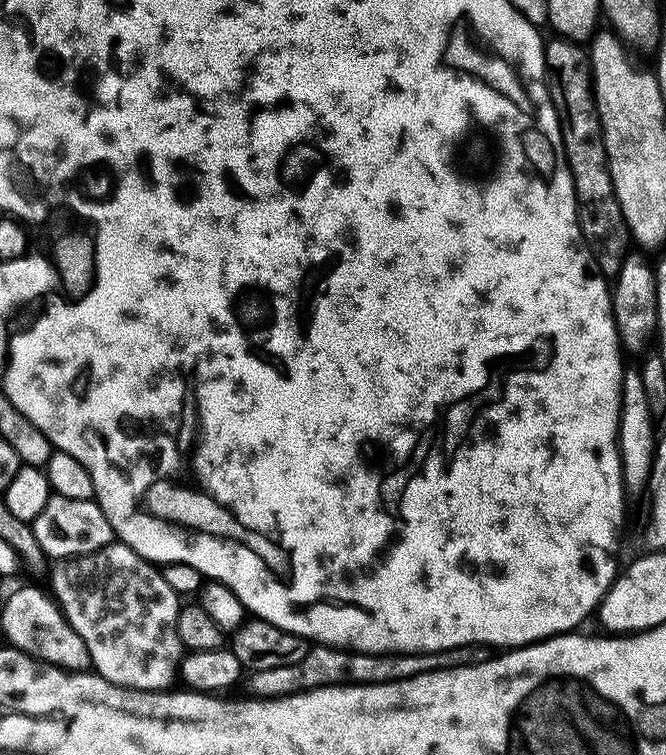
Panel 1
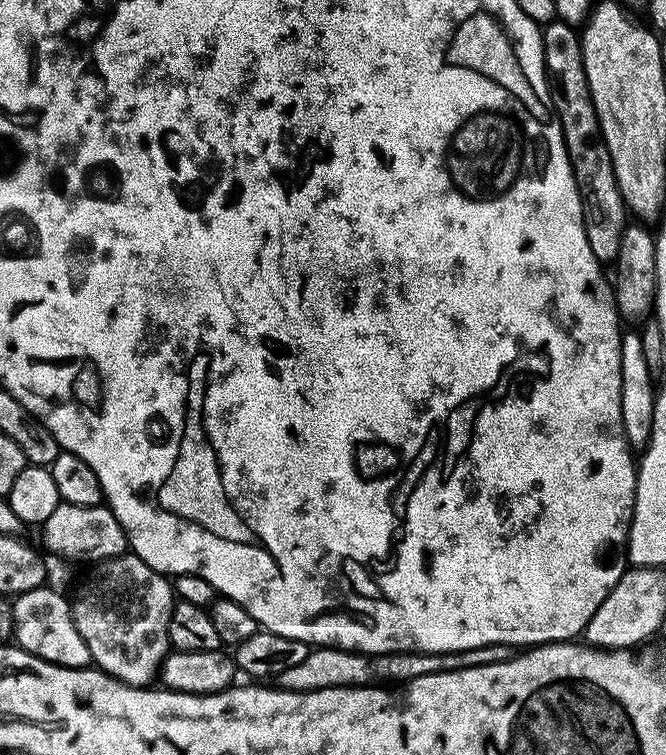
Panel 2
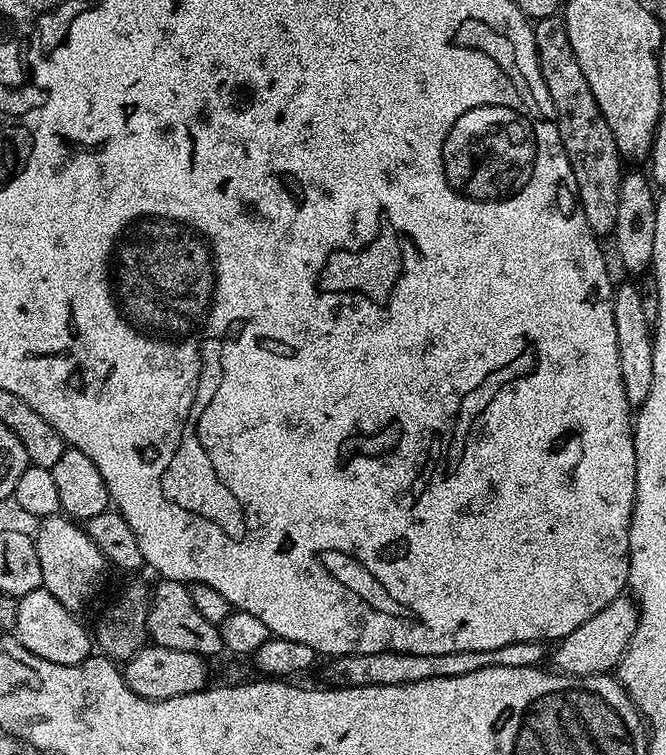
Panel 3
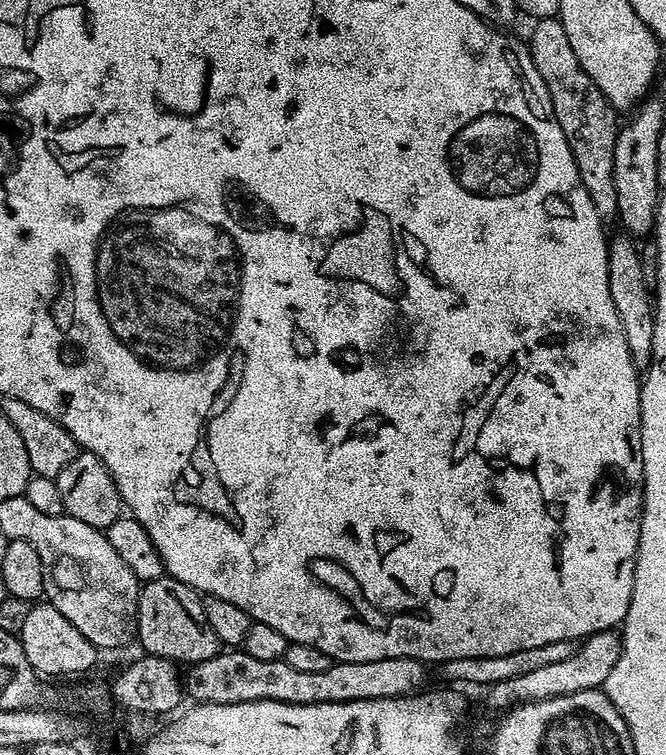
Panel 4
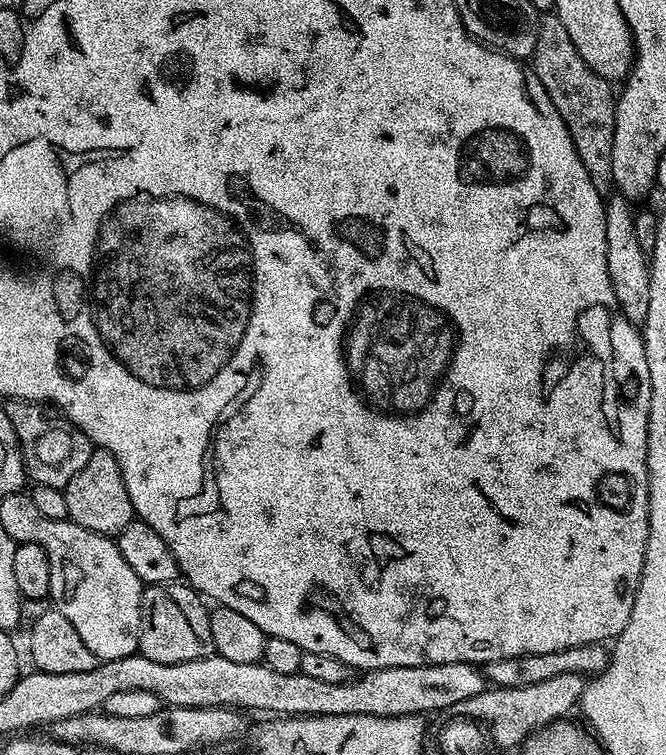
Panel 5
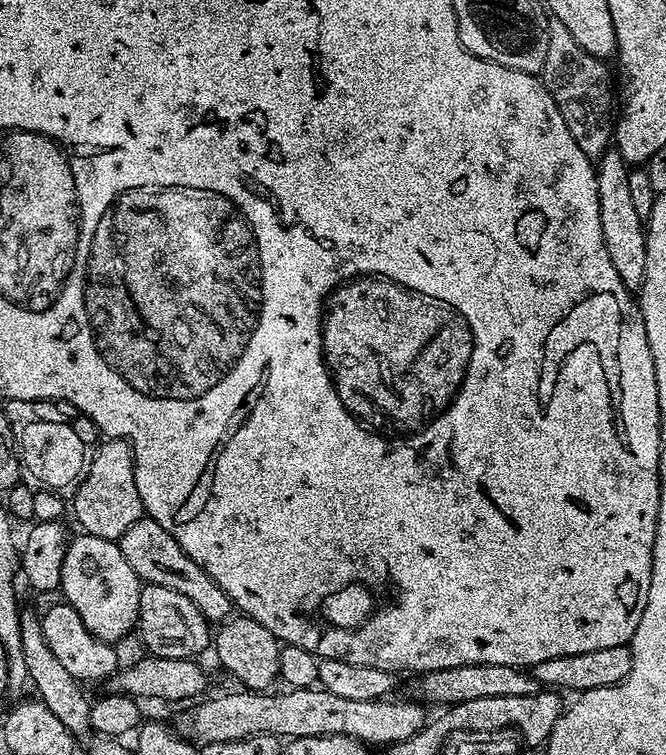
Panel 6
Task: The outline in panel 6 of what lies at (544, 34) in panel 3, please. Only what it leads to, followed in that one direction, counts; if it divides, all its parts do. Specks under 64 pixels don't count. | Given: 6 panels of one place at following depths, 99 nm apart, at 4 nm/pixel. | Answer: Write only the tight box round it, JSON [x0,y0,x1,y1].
[542,19,614,162]

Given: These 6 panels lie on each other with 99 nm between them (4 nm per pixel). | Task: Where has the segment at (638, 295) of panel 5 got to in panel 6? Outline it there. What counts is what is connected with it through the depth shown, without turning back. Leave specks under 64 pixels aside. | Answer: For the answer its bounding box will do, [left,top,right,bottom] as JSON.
[595,150,646,290]

